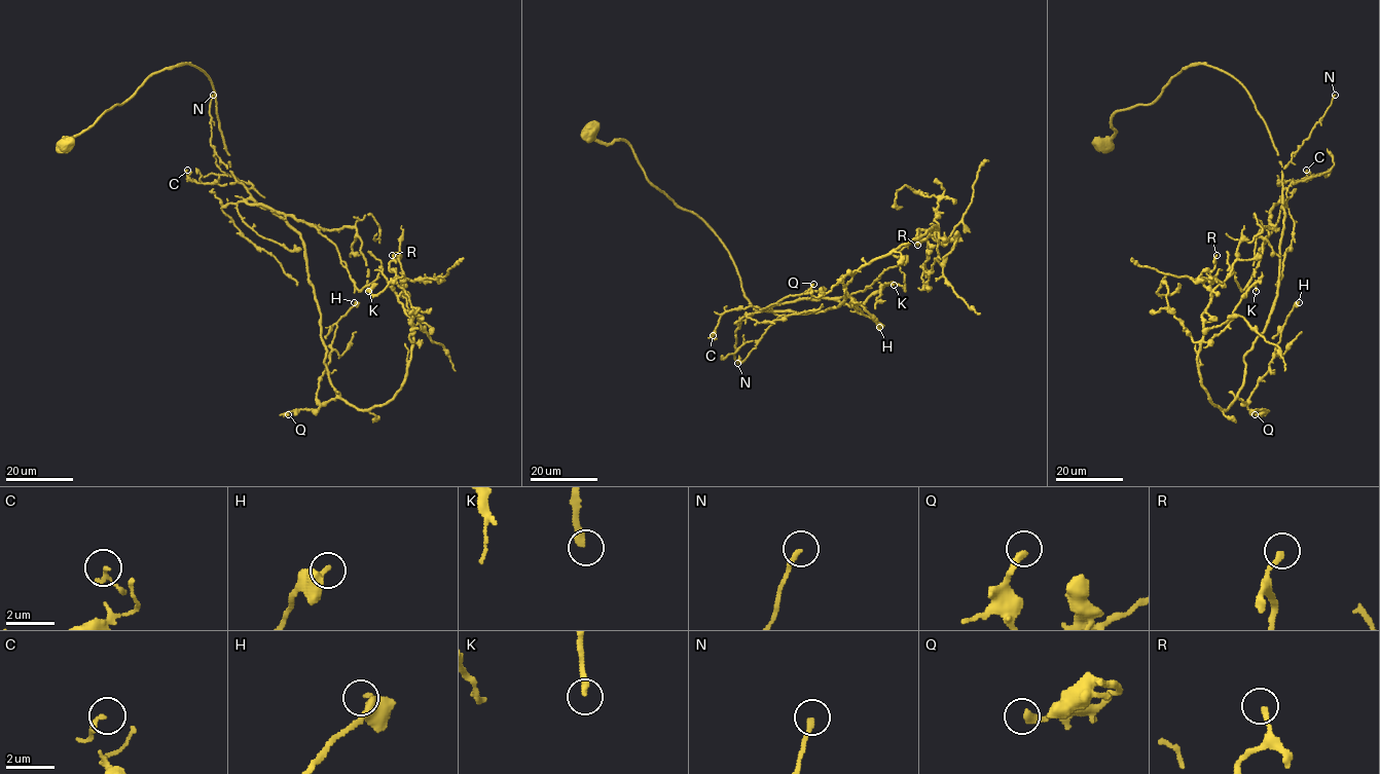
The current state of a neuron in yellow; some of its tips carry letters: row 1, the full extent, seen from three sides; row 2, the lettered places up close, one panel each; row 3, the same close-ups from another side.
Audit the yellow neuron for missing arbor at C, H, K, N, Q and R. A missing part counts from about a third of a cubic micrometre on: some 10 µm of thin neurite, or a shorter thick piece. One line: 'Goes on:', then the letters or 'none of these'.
Goes on: K

